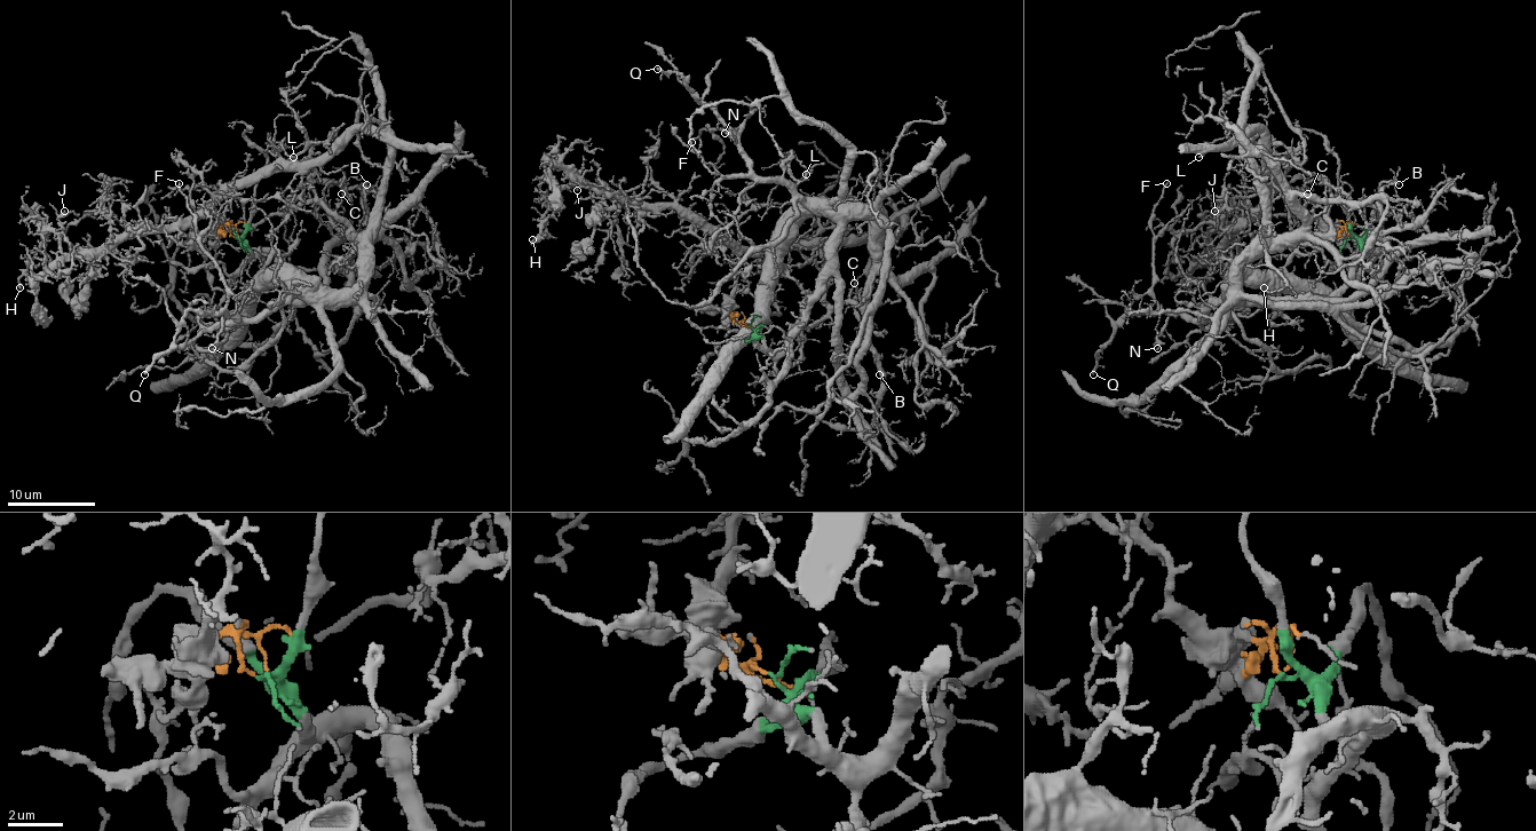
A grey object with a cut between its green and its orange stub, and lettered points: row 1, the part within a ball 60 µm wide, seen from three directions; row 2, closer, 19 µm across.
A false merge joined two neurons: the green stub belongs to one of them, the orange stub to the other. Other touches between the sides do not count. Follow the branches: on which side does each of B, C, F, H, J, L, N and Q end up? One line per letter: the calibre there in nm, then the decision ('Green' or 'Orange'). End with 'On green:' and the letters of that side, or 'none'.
B: Thickness 150 nm. Green
C: Thickness 90 nm. Green
F: Thickness 170 nm. Green
H: Thickness 160 nm. Orange
J: Thickness 110 nm. Orange
L: Thickness 140 nm. Orange
N: Thickness 190 nm. Green
Q: Thickness 280 nm. Green
On green: B, C, F, N, Q

